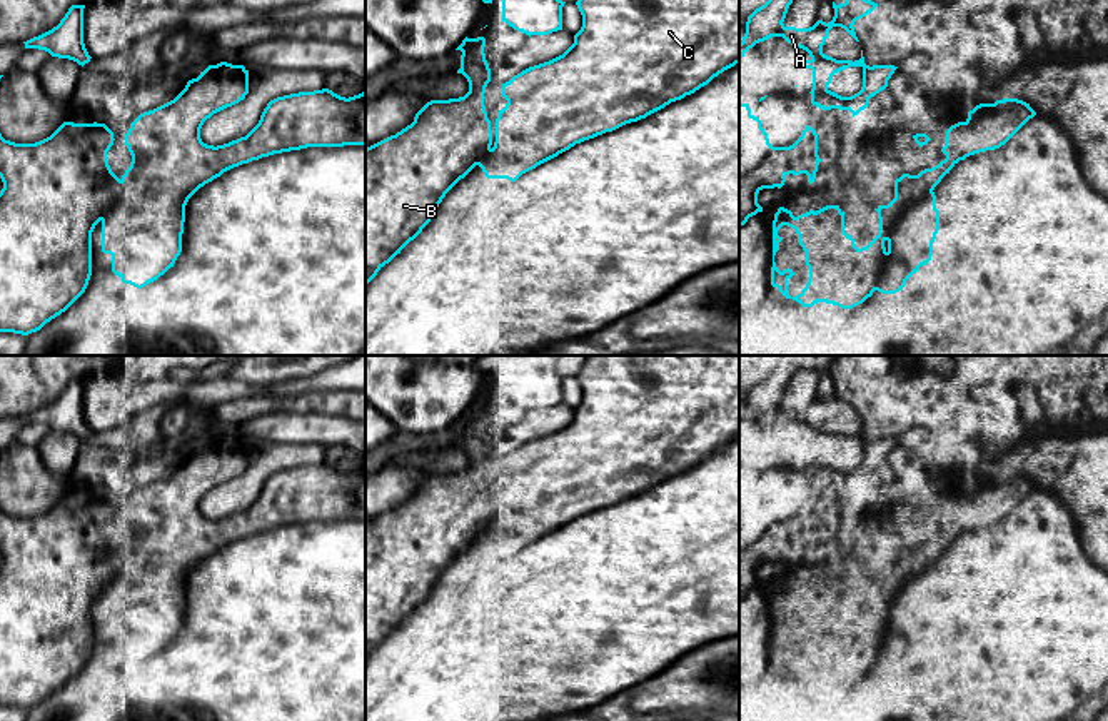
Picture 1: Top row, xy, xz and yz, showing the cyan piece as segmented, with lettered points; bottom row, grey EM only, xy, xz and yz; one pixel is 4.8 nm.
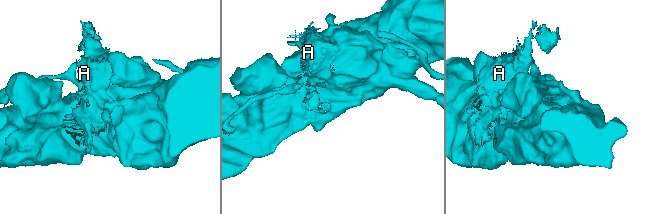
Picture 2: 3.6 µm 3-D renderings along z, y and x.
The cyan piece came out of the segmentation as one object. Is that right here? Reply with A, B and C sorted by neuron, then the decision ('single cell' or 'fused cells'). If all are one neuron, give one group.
groups A B C; single cell

